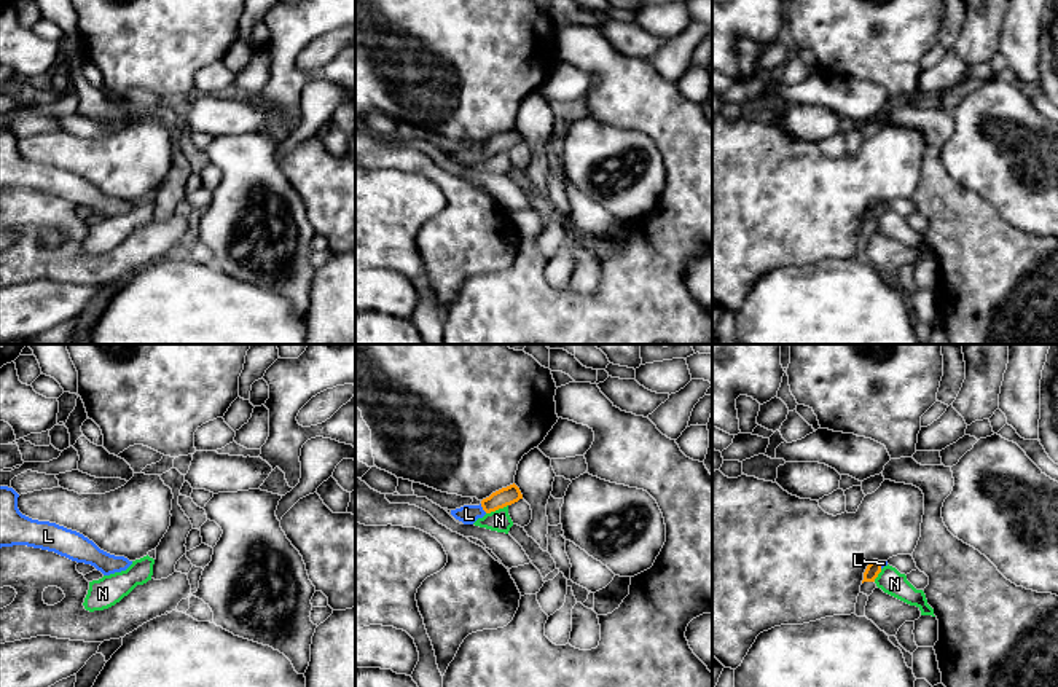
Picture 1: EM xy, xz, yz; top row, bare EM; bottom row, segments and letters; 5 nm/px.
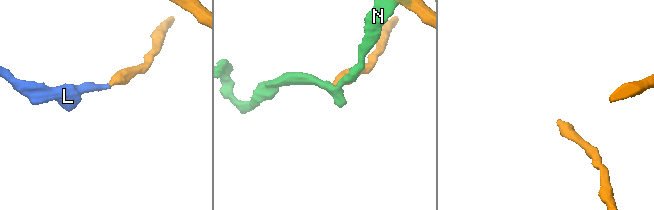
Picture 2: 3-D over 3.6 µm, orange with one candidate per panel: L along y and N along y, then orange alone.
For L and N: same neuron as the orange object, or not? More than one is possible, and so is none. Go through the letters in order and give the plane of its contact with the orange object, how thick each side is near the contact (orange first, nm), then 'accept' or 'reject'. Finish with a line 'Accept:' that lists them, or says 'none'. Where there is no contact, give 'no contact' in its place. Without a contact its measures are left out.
L: meets orange in xz; 90 nm thick on the orange side, 100 nm on the other; accept
N: meets orange in xz; 90 nm thick on the orange side, 110 nm on the other; reject
Accept: L

